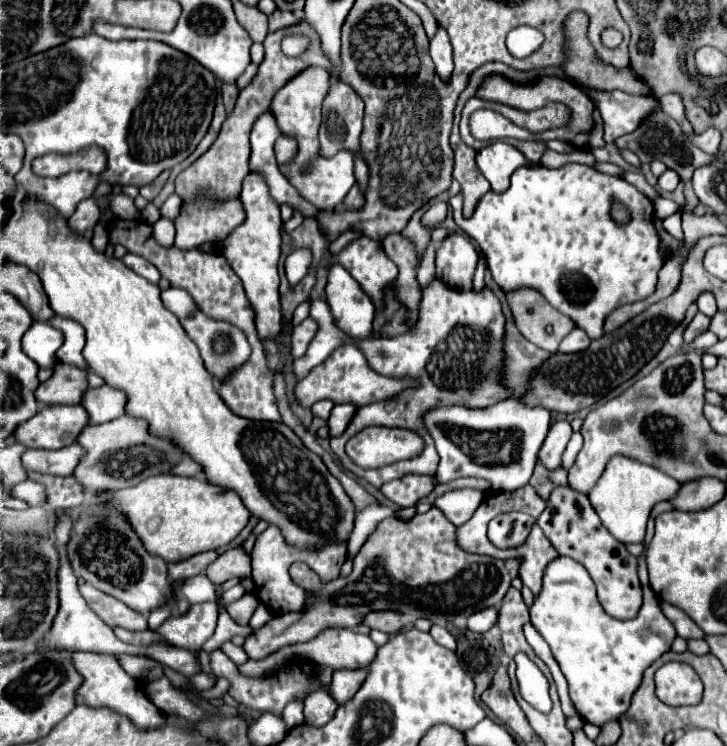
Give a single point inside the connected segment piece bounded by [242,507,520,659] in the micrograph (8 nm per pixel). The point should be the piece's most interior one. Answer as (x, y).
(416, 568)

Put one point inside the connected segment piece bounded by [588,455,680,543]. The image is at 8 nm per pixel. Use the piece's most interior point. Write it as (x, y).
(627, 491)

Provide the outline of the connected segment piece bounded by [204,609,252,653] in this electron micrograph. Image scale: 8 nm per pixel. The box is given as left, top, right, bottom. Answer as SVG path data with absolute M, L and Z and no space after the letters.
M226 609L220 611L220 617L218 617L218 627L214 631L214 635L204 643L204 651L214 651L218 649L224 641L230 641L234 635L248 635L248 631L252 631L250 627L240 627L236 625L230 615L226 613Z

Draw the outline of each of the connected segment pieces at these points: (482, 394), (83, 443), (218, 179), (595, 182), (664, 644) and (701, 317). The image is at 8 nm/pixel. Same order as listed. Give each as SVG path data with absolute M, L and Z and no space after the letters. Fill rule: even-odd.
M434 279L426 291L422 293L422 313L420 313L420 319L418 319L418 329L410 329L408 333L402 333L398 337L382 337L382 335L376 335L372 339L366 339L366 341L356 341L356 339L350 339L348 335L344 335L334 323L332 323L332 315L328 311L328 305L326 301L322 299L312 299L310 301L310 317L314 321L318 321L320 329L316 333L316 337L310 341L308 345L308 351L304 357L300 359L294 359L294 375L296 379L300 381L302 377L300 375L308 375L310 369L314 365L320 365L336 347L338 347L338 337L344 337L344 343L356 343L360 349L364 349L366 353L366 359L368 363L378 369L380 375L386 377L392 377L392 379L414 379L418 381L418 387L412 387L412 389L404 389L400 395L392 397L392 399L384 399L384 401L376 401L366 405L366 407L358 407L352 421L350 421L350 427L342 433L339 437L333 439L330 438L330 447L332 451L338 455L340 463L352 471L356 477L360 479L366 479L370 485L374 487L382 487L386 481L390 479L396 479L400 475L406 475L406 473L418 473L418 475L434 475L436 473L436 467L438 467L438 453L434 449L434 443L432 443L432 437L428 435L428 431L424 431L424 425L420 423L422 419L422 413L428 409L428 407L438 407L438 405L464 405L464 407L488 407L492 403L498 403L502 401L504 397L508 397L508 391L498 385L498 369L502 365L502 359L504 359L504 353L502 353L502 333L504 333L504 315L502 315L502 307L500 307L500 301L498 297L488 289L480 289L480 291L456 291L456 289L450 289L446 283L442 283L440 279ZM370 425L382 425L382 427L398 427L398 429L410 429L414 433L418 433L424 441L424 451L412 459L403 460L399 463L399 471L390 471L390 479L386 479L386 471L364 471L362 467L356 467L348 455L344 453L344 445L348 439L352 439L358 431L370 427Z
M126 415L102 425L84 427L76 443L84 449L84 457L74 469L74 479L84 487L88 495L104 491L114 493L124 487L134 487L150 475L168 473L170 467L184 457L182 451L176 451L172 447L172 443L164 443L162 439L154 439L152 435L148 435L148 427L144 427L140 419L132 419Z
M298 23L294 27L288 27L288 29L282 29L282 31L276 31L276 33L270 33L264 41L264 49L266 49L266 57L258 69L258 75L254 77L254 81L240 91L238 99L236 99L236 105L234 105L234 111L228 115L228 119L224 121L222 129L220 129L220 135L218 139L214 141L214 145L200 157L196 159L188 169L184 169L178 177L176 177L176 193L186 201L186 199L192 199L196 197L196 193L212 193L216 197L230 197L230 195L238 195L240 193L240 187L242 187L242 179L250 173L248 169L248 157L250 157L250 131L252 131L252 125L254 121L270 111L270 101L274 97L274 93L288 81L292 79L292 75L298 75L302 71L304 65L310 65L310 55L306 55L306 51L298 57L288 57L282 53L280 49L280 43L282 39L290 33L290 31L296 31L298 35L310 35L310 27L308 23Z
M566 163L560 169L546 169L542 165L518 167L510 177L508 191L488 191L480 199L472 217L462 217L460 197L452 197L450 205L454 209L456 225L478 243L492 279L502 287L502 291L518 287L540 291L554 309L572 317L576 327L584 329L590 339L598 339L602 335L602 323L616 307L642 301L656 291L658 271L662 269L666 255L662 253L662 239L652 219L654 207L650 207L650 199L646 195L620 177L600 173L594 167L580 163ZM614 201L628 207L628 223L616 223L612 219L610 211Z
M558 557L546 567L542 591L530 607L532 625L550 645L568 679L570 699L586 721L600 727L610 719L618 719L628 709L642 673L670 649L676 637L672 623L660 611L652 588L646 585L642 591L643 603L638 615L632 621L614 621L596 601L594 581L586 567L570 557Z
M696 313L694 315L694 319L690 321L690 325L686 327L686 331L684 331L684 341L686 343L690 343L698 333L702 333L702 331L706 331L708 329L708 325L710 325L710 317L706 317L704 313Z

